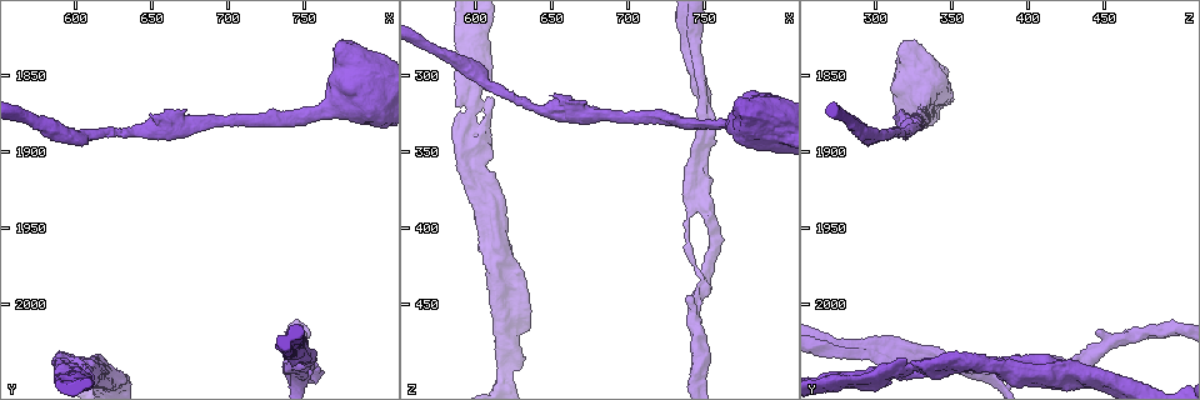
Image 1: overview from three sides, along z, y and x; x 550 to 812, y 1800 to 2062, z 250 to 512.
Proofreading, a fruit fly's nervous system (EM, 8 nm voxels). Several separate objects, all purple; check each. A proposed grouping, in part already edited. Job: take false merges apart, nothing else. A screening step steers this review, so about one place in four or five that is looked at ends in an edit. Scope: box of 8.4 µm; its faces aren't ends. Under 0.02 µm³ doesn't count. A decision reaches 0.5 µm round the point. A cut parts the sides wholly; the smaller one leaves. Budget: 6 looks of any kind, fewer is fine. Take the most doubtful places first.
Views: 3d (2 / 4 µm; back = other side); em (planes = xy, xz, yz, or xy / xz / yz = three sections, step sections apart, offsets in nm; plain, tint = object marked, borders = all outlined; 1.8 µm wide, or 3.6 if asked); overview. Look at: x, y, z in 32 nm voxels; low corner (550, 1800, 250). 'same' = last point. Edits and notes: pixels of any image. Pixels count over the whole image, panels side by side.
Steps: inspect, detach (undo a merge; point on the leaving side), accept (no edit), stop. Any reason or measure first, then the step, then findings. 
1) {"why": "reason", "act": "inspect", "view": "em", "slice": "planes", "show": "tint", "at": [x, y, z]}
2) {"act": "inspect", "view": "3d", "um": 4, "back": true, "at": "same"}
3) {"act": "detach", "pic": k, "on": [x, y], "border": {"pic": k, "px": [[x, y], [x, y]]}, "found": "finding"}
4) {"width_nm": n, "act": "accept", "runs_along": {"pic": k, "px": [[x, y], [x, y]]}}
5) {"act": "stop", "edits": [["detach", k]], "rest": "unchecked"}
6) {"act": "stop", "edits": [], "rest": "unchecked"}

{"act": "inspect", "view": "3d", "um": 2, "at": [746, 2046, 378]}

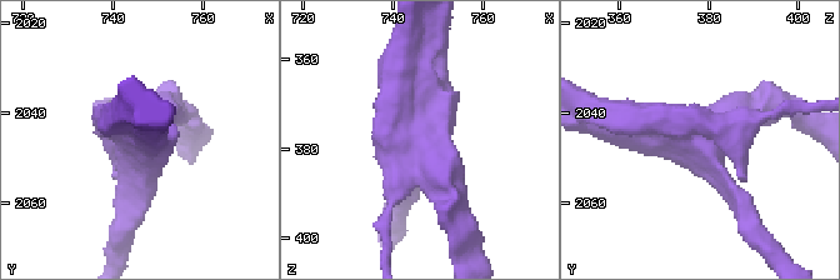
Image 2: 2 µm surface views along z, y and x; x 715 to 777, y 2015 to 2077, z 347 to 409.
{"act": "inspect", "view": "em", "slice": "planes", "show": "plain", "at": [746, 2046, 378]}

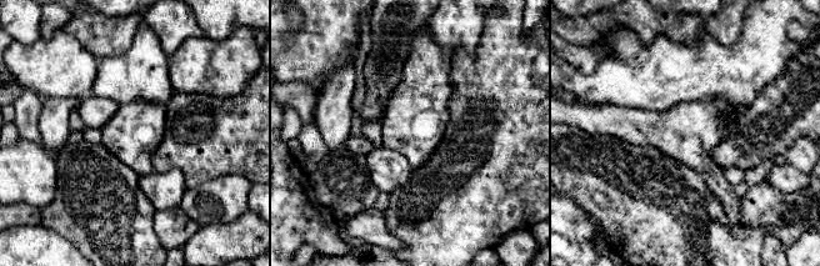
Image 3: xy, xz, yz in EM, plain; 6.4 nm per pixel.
{"act": "inspect", "view": "em", "slice": "planes", "show": "tint", "at": "same"}

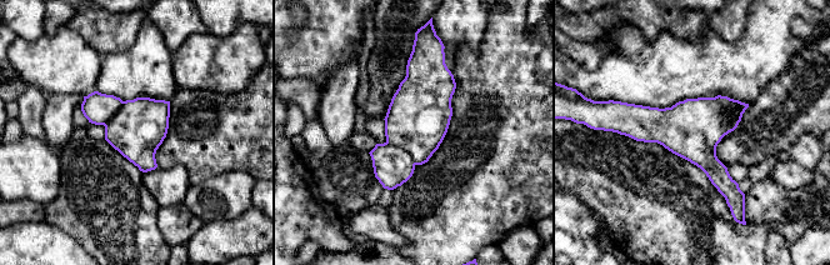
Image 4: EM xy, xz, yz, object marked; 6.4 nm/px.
{"width_nm": 380, "act": "detach", "pic": 4, "on": [393, 166], "border": {"pic": 4, "px": [[386, 141], [403, 148], [415, 164]]}, "found": "two neurons meet here"}

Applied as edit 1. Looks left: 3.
{"act": "inspect", "view": "overview"}

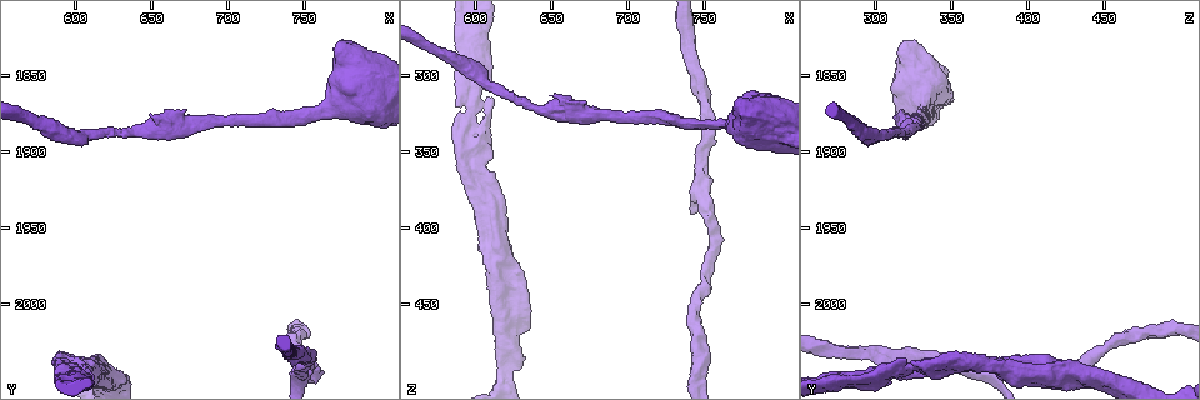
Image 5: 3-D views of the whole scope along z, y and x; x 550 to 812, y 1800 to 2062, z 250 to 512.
{"why": "three arms meet", "act": "inspect", "view": "em", "slice": "xy", "step": 16, "show": "tint", "at": [612, 2042, 428]}

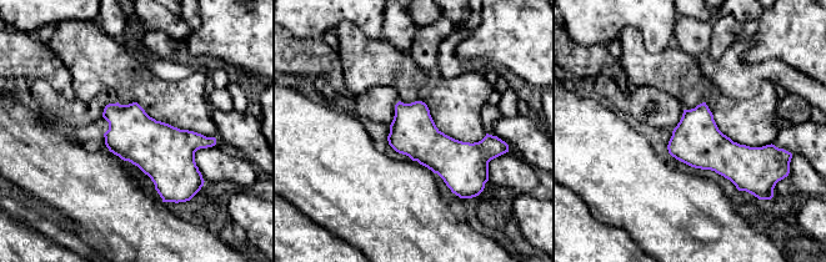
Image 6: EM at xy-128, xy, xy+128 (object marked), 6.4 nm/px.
{"act": "accept", "found": "continuous, no second neuron"}

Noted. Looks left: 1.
{"act": "stop", "edits": [["detach", 4]], "rest": "unchecked"}

